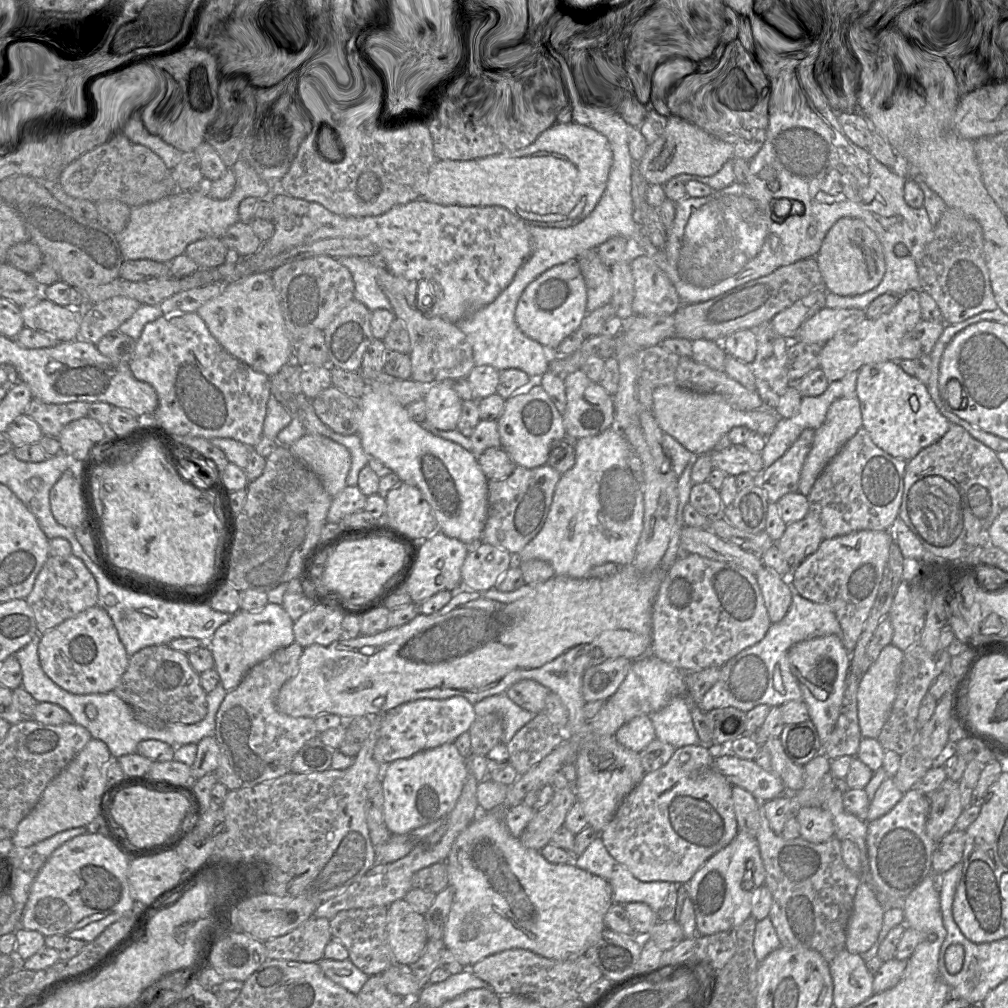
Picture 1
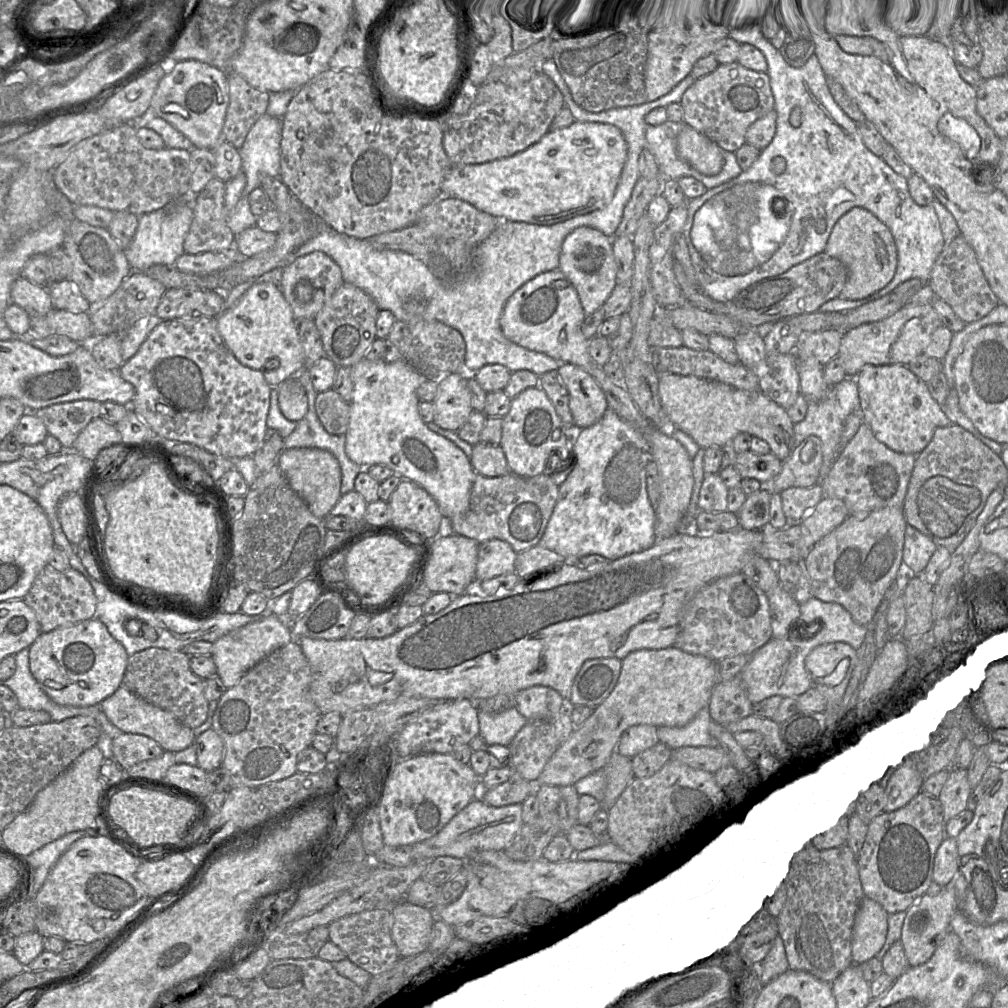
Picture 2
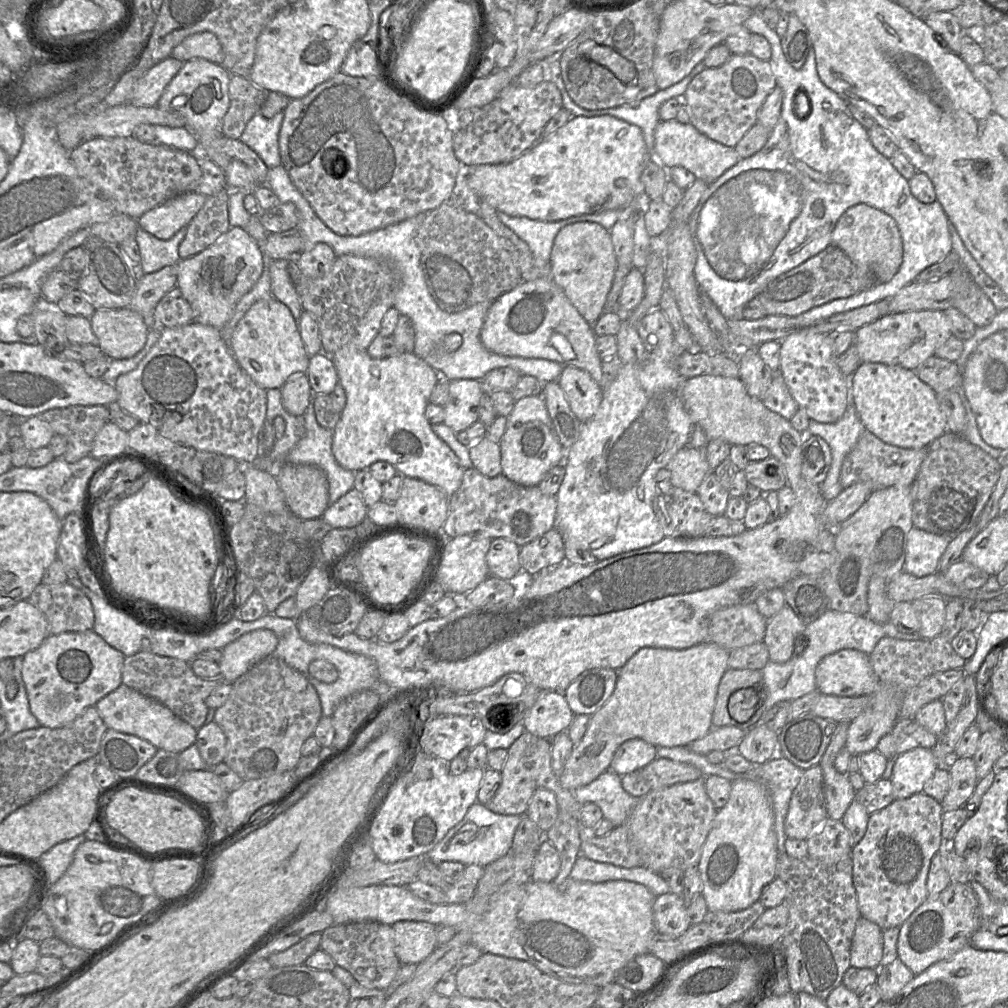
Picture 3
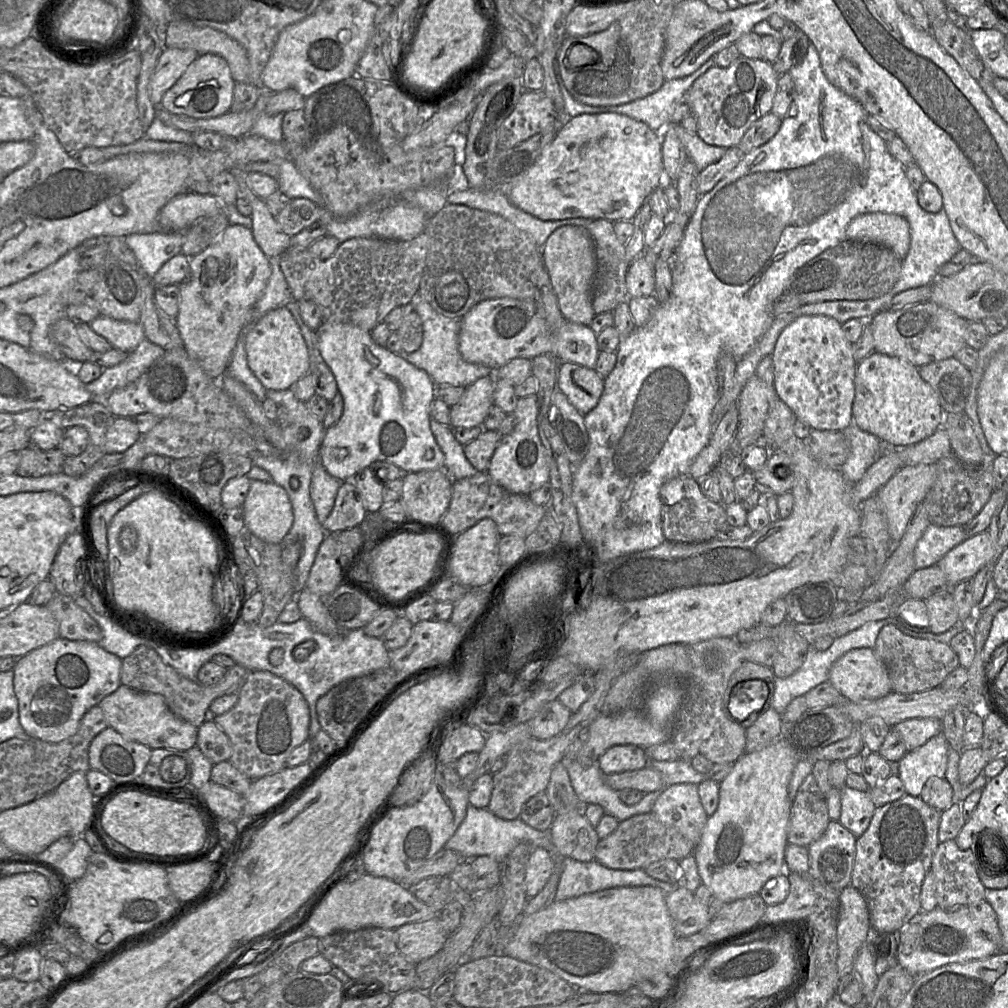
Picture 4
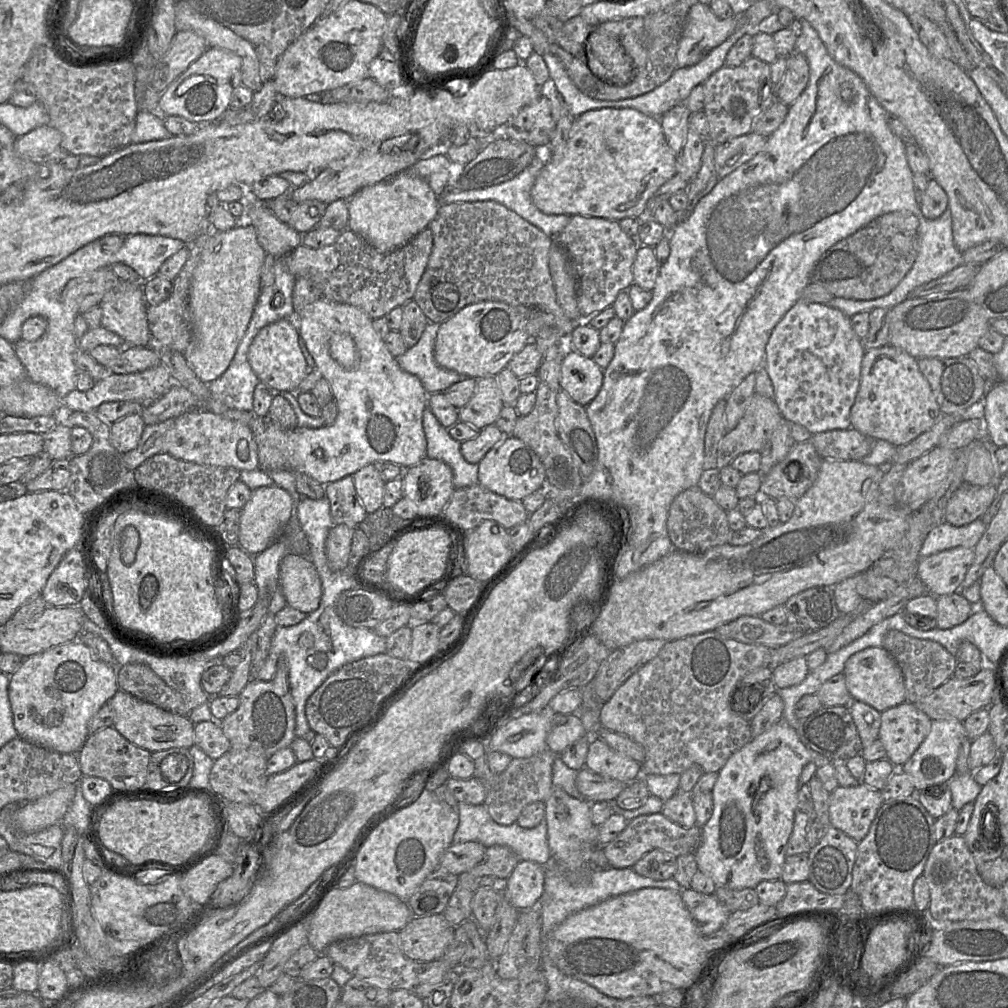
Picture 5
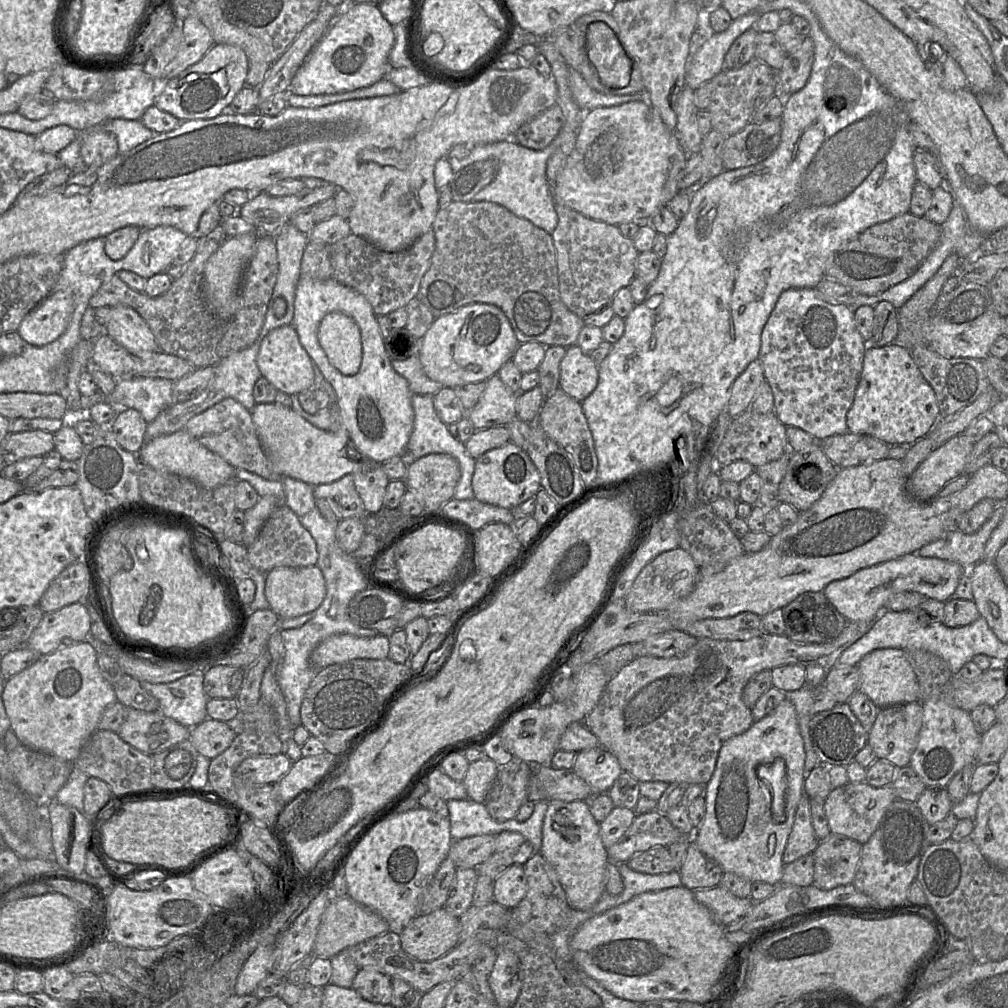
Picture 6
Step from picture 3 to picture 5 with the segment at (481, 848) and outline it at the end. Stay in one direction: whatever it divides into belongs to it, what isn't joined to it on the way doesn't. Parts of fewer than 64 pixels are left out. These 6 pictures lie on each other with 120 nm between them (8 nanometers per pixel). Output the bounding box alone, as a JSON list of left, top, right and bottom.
[452,803,551,865]

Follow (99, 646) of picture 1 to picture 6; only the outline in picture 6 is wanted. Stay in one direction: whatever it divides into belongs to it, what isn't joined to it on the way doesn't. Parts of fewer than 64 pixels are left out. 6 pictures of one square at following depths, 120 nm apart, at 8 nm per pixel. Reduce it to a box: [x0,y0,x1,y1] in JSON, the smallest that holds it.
[2,641,116,762]

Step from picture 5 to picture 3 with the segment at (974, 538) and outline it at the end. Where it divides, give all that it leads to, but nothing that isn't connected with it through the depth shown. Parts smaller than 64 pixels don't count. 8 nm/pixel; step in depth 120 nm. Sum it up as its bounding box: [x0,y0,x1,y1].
[903,527,951,577]

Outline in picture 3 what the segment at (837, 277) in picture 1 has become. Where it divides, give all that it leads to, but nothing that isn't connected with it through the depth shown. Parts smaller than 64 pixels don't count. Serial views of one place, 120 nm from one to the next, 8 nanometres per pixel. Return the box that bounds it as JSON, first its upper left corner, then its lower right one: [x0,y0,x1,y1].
[832,204,903,285]

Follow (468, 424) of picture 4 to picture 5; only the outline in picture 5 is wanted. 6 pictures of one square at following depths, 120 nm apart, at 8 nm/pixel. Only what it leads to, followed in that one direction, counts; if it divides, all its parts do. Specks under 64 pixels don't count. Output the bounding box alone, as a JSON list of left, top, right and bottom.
[458,377,504,430]

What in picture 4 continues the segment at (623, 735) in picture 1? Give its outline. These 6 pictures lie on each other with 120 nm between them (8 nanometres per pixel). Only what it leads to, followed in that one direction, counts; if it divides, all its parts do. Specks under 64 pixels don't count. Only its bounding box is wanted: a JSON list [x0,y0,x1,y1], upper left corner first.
[596,744,649,775]

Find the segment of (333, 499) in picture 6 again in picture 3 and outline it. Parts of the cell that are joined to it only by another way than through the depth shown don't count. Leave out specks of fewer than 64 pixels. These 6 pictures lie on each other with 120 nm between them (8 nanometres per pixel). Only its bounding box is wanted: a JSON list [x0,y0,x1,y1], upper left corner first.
[321,488,368,528]

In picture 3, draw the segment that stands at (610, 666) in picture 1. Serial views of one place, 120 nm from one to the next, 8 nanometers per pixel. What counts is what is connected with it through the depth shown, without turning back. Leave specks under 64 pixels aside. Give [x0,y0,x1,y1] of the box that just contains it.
[564,668,618,715]

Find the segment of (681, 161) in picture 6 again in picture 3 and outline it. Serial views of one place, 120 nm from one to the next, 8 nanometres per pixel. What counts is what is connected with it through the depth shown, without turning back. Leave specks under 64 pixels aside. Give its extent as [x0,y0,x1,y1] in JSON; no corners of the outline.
[464,115,648,222]

